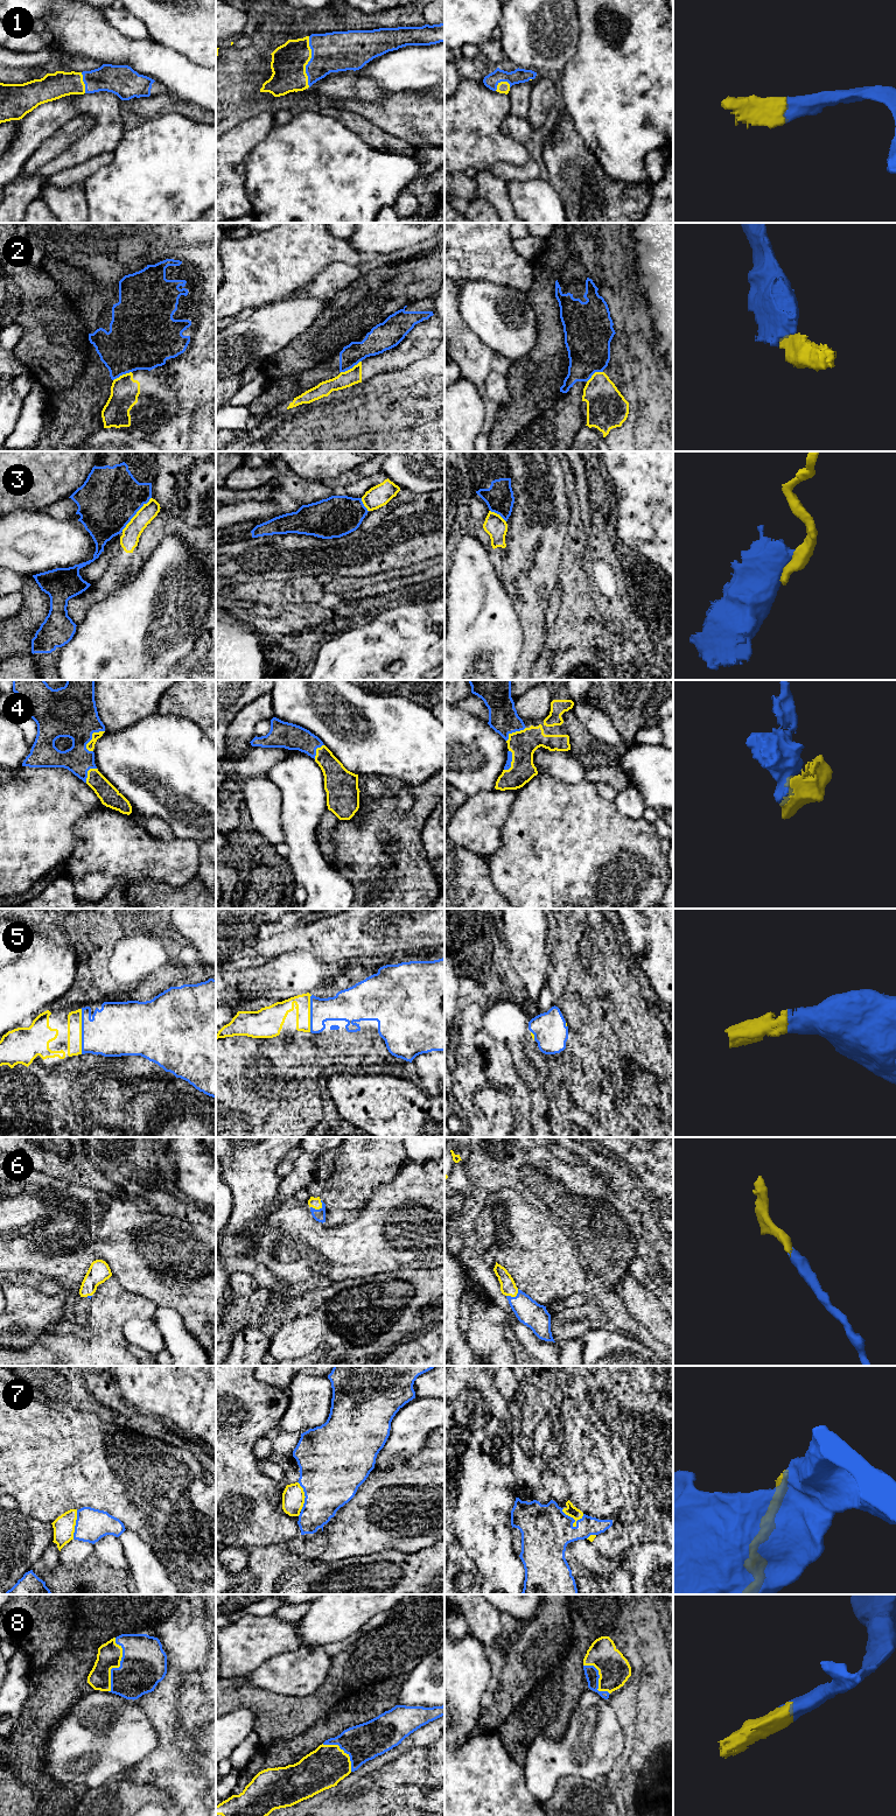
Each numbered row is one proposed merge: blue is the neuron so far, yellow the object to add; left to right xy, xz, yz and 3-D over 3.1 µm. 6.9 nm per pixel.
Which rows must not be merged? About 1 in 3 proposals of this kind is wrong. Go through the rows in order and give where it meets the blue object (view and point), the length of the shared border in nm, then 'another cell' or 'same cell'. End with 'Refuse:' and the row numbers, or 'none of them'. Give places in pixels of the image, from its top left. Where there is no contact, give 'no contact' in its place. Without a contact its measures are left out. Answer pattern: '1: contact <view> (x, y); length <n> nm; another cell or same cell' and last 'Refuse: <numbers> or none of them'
1: contact xz (308, 62); length 360 nm; same cell
2: contact xz (350, 367); length 170 nm; another cell
3: contact xy (135, 513); length 320 nm; another cell
4: contact xy (91, 737); length 190 nm; same cell
5: contact xy (82, 1031); length 320 nm; same cell
6: contact xz (320, 1208); length 90 nm; same cell
7: contact yz (572, 1517); length 170 nm; another cell
8: contact xy (119, 1667); length 380 nm; same cell
Refuse: 2, 3, 7

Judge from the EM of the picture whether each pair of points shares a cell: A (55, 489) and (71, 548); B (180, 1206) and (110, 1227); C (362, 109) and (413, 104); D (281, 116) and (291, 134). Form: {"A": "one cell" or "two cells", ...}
{"A": "two cells", "B": "two cells", "C": "one cell", "D": "two cells"}

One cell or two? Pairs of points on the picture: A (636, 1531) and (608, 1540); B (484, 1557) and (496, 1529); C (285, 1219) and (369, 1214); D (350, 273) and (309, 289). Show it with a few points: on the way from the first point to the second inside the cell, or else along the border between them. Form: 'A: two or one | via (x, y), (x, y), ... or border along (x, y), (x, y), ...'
A: one | via (629, 1533), (615, 1536)
B: one | via (489, 1550), (489, 1538), (491, 1536)
C: one | via (306, 1231), (312, 1233), (348, 1233)
D: one | via (340, 275), (320, 286)

